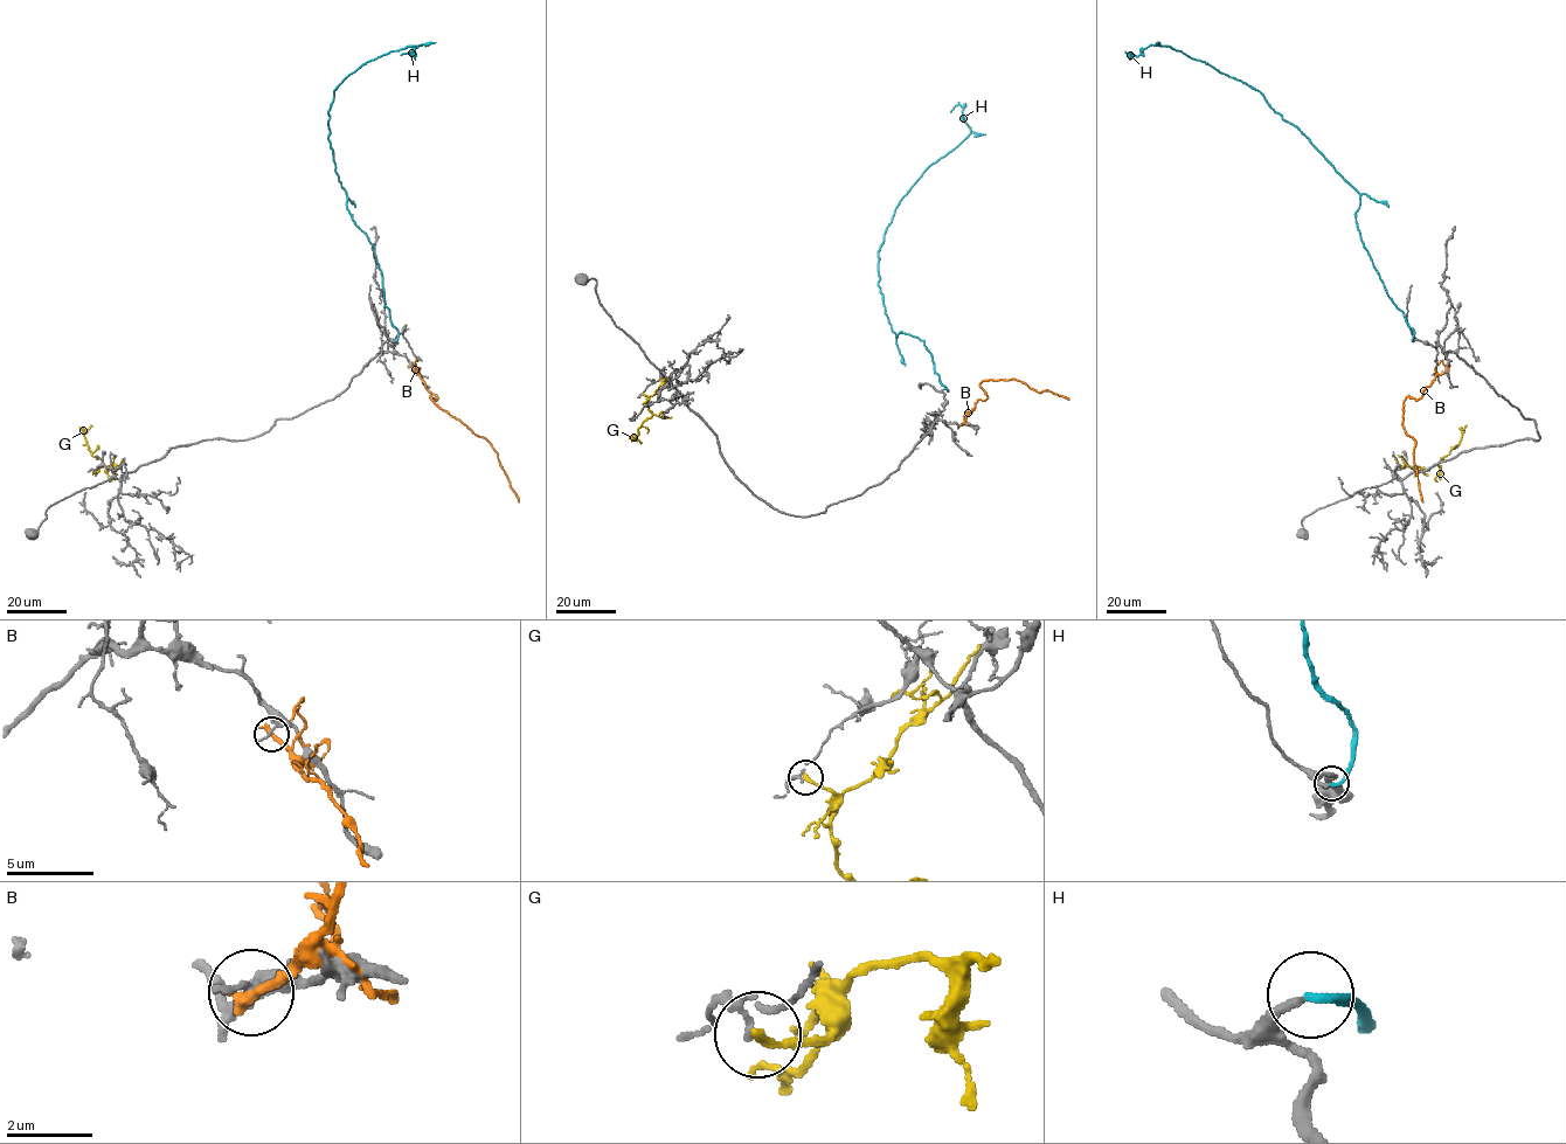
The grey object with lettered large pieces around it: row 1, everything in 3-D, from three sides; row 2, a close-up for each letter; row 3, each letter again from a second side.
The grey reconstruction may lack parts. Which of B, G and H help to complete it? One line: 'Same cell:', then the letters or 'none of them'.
Same cell: H

